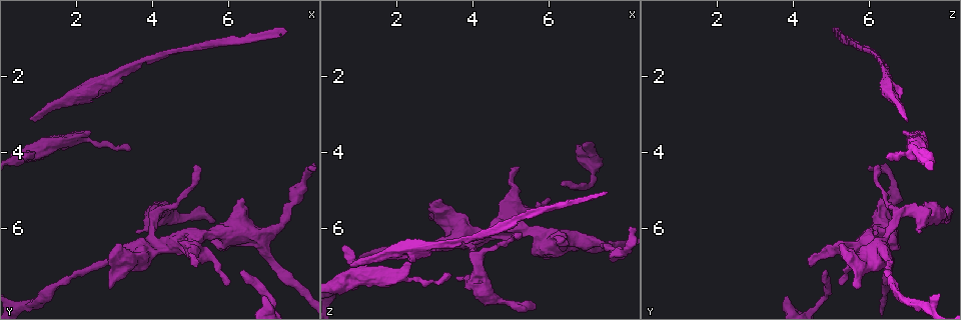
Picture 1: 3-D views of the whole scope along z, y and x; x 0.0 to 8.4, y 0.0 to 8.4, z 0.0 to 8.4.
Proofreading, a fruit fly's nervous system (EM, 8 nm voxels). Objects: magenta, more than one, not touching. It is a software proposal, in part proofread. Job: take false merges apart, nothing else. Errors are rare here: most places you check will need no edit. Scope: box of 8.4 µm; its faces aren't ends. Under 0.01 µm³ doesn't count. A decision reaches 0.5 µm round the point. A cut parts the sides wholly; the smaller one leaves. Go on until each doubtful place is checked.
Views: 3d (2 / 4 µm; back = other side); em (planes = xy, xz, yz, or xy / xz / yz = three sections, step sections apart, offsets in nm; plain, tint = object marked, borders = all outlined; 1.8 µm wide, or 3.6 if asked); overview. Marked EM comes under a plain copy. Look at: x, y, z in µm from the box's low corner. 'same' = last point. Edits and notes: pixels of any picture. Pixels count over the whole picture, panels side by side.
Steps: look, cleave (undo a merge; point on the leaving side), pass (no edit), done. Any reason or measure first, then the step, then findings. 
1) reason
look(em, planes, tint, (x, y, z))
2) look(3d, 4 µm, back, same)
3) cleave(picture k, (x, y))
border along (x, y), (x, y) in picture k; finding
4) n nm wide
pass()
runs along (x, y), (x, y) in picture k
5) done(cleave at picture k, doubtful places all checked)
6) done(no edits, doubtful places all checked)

abrupt turn
look(em, planes, tint, (5.10, 6.50, 5.60))

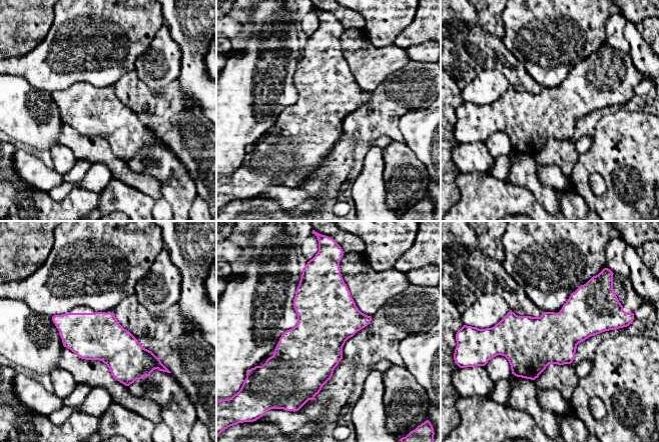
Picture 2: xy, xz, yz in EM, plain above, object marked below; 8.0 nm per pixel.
pass()
all the same neuron

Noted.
narrows sharply
look(3d, 4 µm, back, (2.45, 3.75, 7.40))

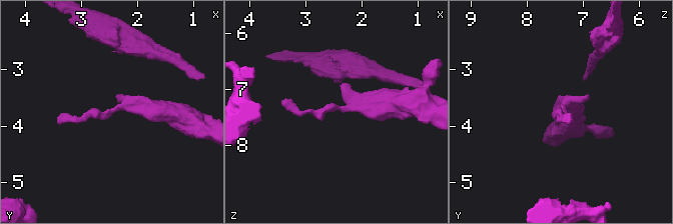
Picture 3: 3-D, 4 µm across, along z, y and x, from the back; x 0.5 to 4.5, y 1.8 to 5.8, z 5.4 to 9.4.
look(em, planes, tint, (2.45, 3.70, 7.40))

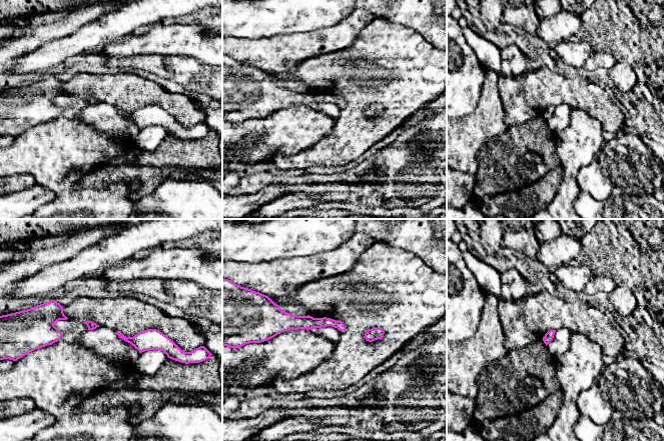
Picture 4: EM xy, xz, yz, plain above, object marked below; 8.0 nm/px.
70 nm wide
pass()
runs along (342, 326), (284, 322), (274, 332) in picture 4; all the same neuron

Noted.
arms part here
look(3d, 4 µm, (4.15, 5.55, 7.40))

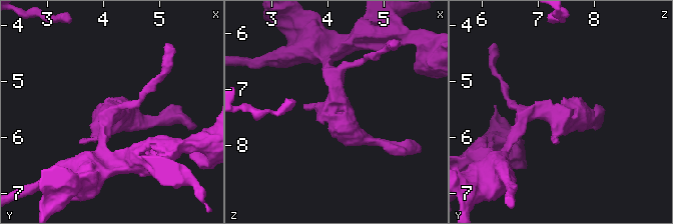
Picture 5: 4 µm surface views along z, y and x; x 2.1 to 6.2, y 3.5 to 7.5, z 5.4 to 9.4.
shape alone is not enough
look(em, 3.6 µm, xz, step 16, tint, (4.15, 5.55, 7.40))

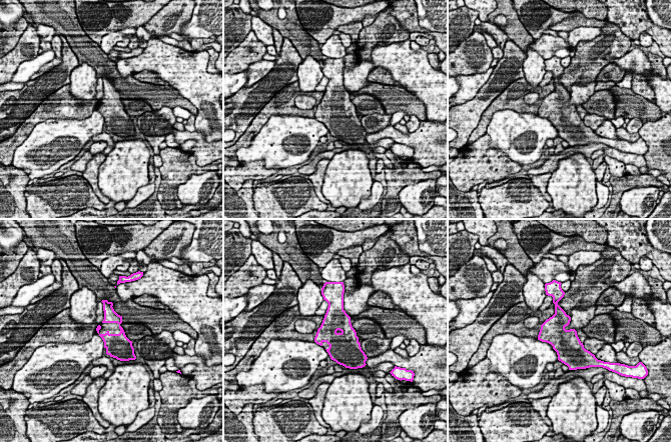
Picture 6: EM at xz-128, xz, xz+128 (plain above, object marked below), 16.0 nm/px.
look(em, 3.6 µm, planes, tint, same)

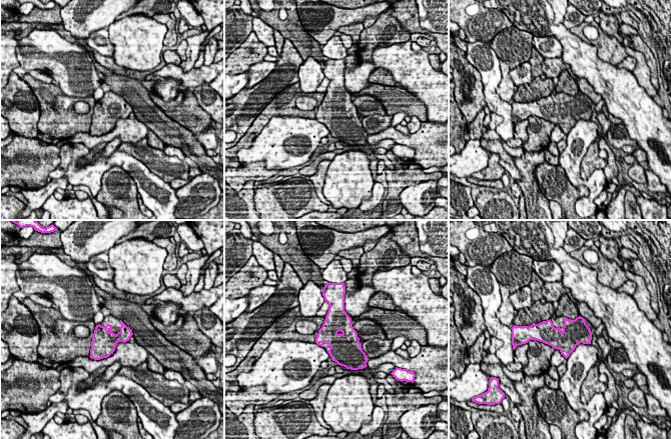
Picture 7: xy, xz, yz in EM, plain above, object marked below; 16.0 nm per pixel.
pass()
all the same neuron

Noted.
done(no edits, doubtful places all checked)

